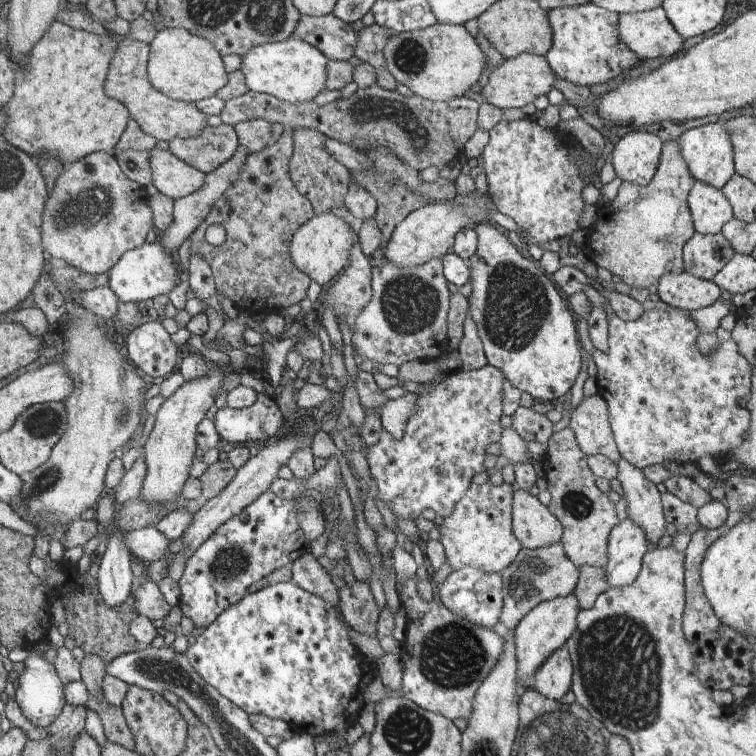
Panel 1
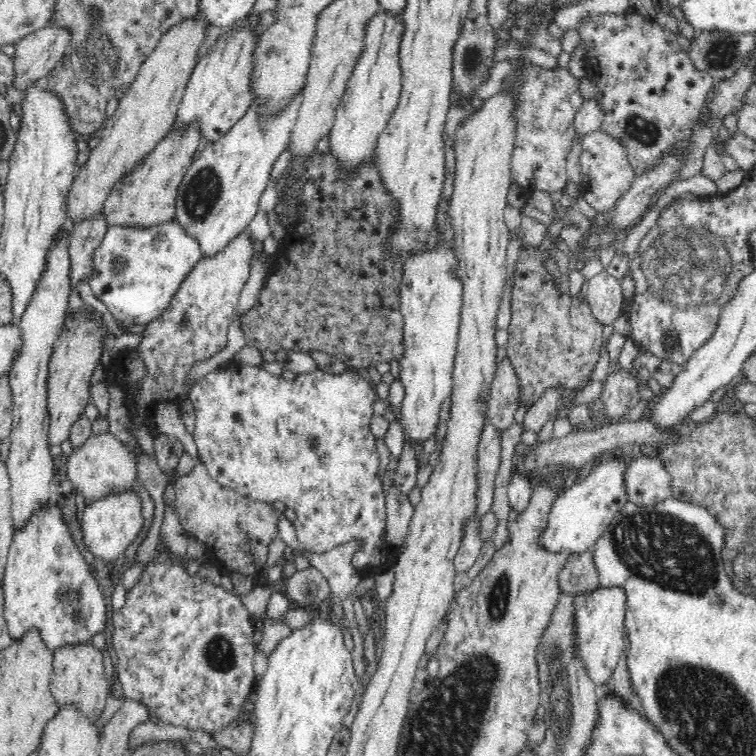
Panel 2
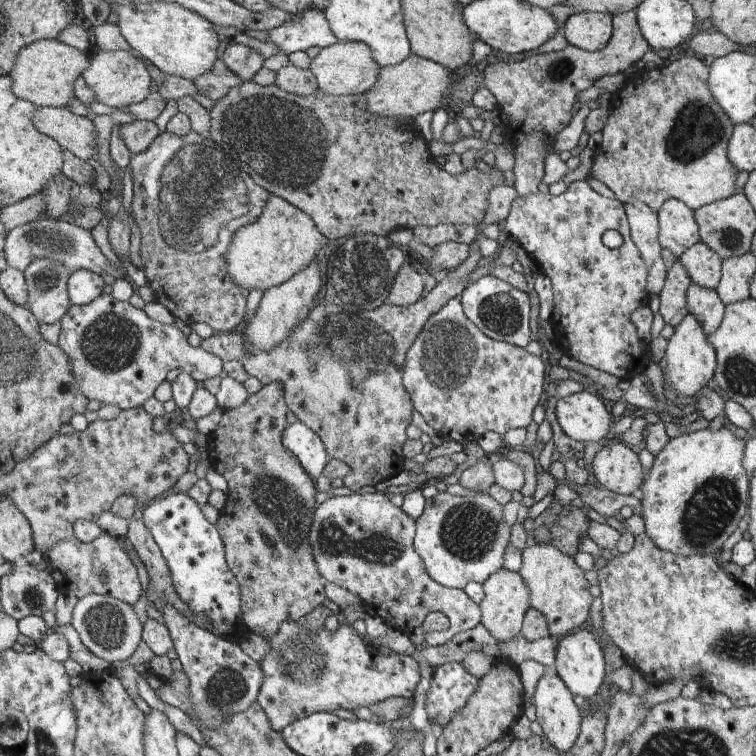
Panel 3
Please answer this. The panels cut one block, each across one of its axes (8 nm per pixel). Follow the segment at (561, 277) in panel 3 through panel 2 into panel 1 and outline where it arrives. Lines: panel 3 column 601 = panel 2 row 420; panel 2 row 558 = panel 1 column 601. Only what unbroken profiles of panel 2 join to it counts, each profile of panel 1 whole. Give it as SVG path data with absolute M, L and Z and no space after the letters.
M654 307L632 321L621 320L617 315L609 318L608 349L604 354L595 350L591 353L596 366L597 392L609 407L610 429L619 454L637 468L666 461L694 464L701 456L709 456L719 465L725 464L743 440L750 423L750 412L745 404L750 397L752 366L738 351L730 332L720 326L715 330L719 353L707 360L698 353L694 343L698 332L687 311Z

